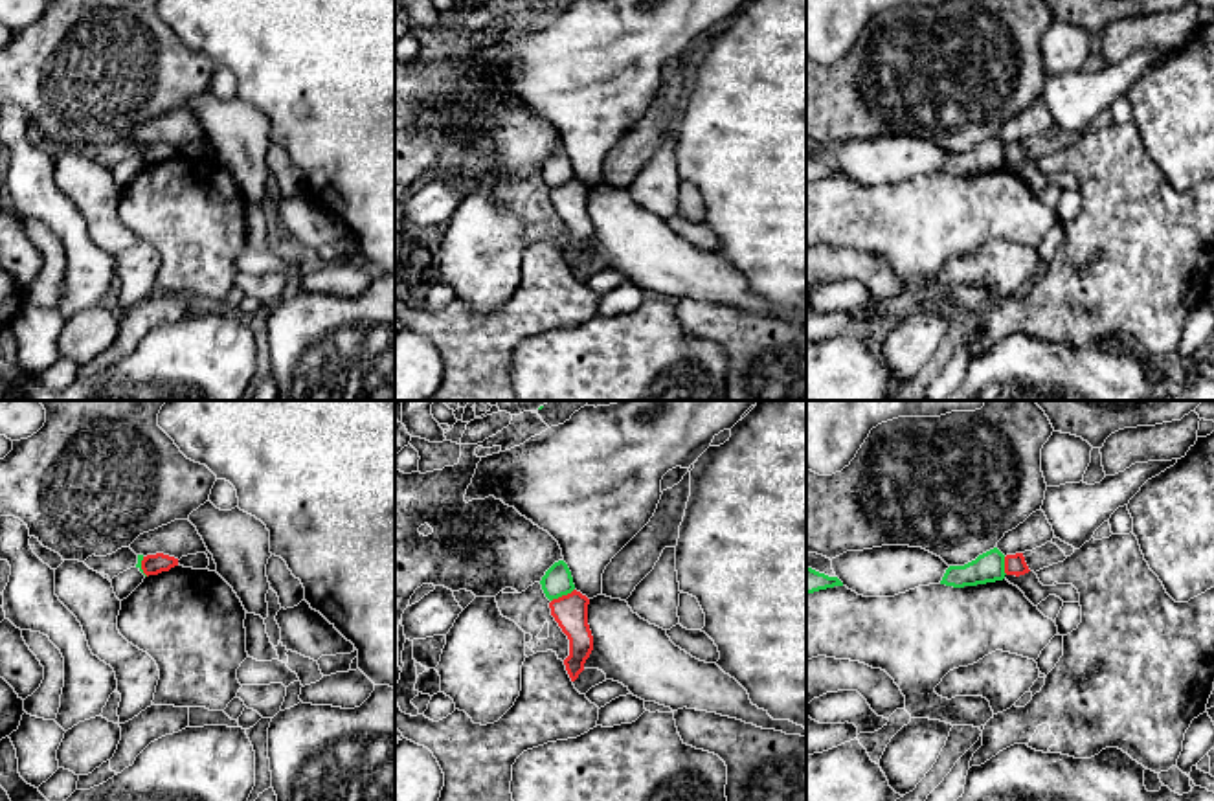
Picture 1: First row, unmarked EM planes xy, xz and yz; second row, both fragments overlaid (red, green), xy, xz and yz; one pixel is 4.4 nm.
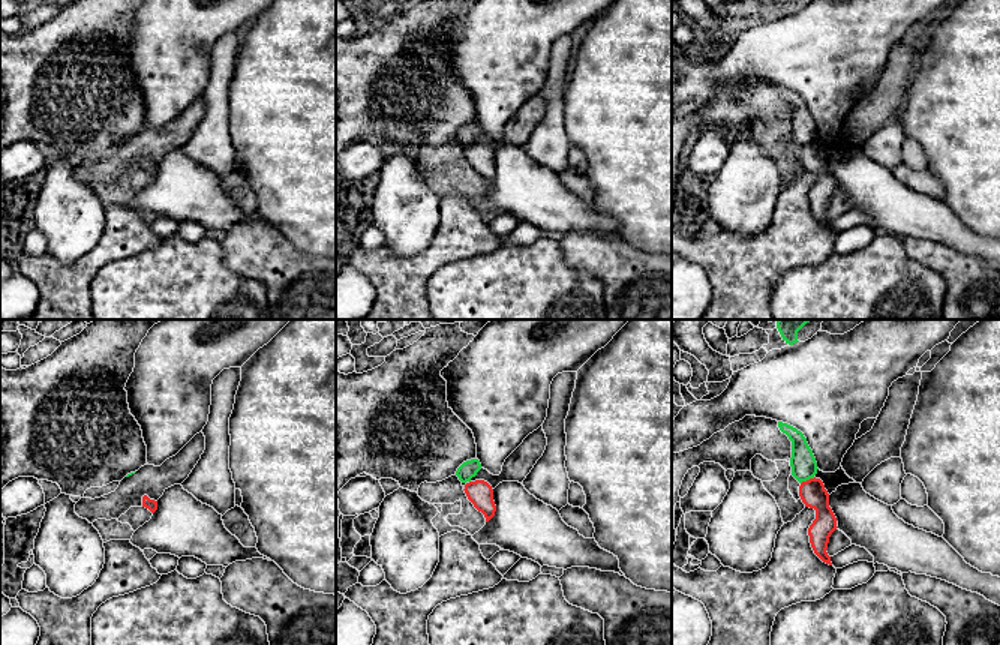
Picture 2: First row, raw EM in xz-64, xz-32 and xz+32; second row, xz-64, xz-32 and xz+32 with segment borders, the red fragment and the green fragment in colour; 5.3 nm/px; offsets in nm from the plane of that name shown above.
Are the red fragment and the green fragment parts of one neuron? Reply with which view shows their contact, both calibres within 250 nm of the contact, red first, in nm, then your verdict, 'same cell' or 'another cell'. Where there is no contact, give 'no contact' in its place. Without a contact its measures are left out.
xz | 150/130 nm | another cell

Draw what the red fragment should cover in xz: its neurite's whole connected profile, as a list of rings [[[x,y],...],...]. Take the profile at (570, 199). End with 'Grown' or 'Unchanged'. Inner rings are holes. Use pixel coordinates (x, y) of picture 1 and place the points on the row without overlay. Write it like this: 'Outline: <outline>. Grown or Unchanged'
Outline: [[[577,178],[549,191],[551,204],[569,228],[569,244],[564,248],[564,254],[571,270],[584,259],[584,252],[593,239],[588,193],[590,187]]]. Unchanged

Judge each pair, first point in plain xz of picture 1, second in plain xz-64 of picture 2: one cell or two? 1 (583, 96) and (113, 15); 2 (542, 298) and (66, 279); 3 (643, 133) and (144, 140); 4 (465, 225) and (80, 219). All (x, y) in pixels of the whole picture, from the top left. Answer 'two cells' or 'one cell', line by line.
1: two cells
2: one cell
3: one cell
4: one cell

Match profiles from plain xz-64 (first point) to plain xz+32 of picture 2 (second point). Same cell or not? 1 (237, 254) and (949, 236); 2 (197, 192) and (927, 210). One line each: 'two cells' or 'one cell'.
1: two cells
2: one cell

